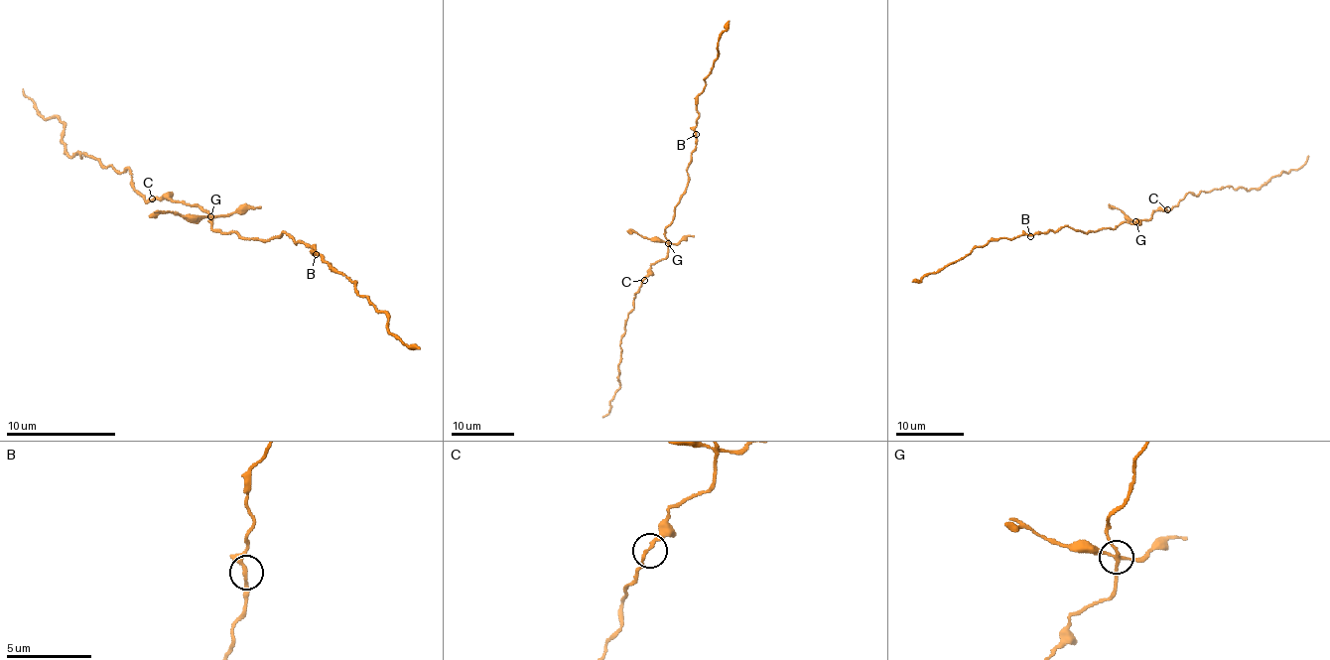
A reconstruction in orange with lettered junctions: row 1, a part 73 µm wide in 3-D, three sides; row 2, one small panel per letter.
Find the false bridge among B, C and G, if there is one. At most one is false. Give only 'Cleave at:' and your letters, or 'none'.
Cleave at: G

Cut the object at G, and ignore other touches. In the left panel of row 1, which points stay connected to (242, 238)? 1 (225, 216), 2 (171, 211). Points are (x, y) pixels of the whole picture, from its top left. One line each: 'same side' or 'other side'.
1: other side
2: other side

